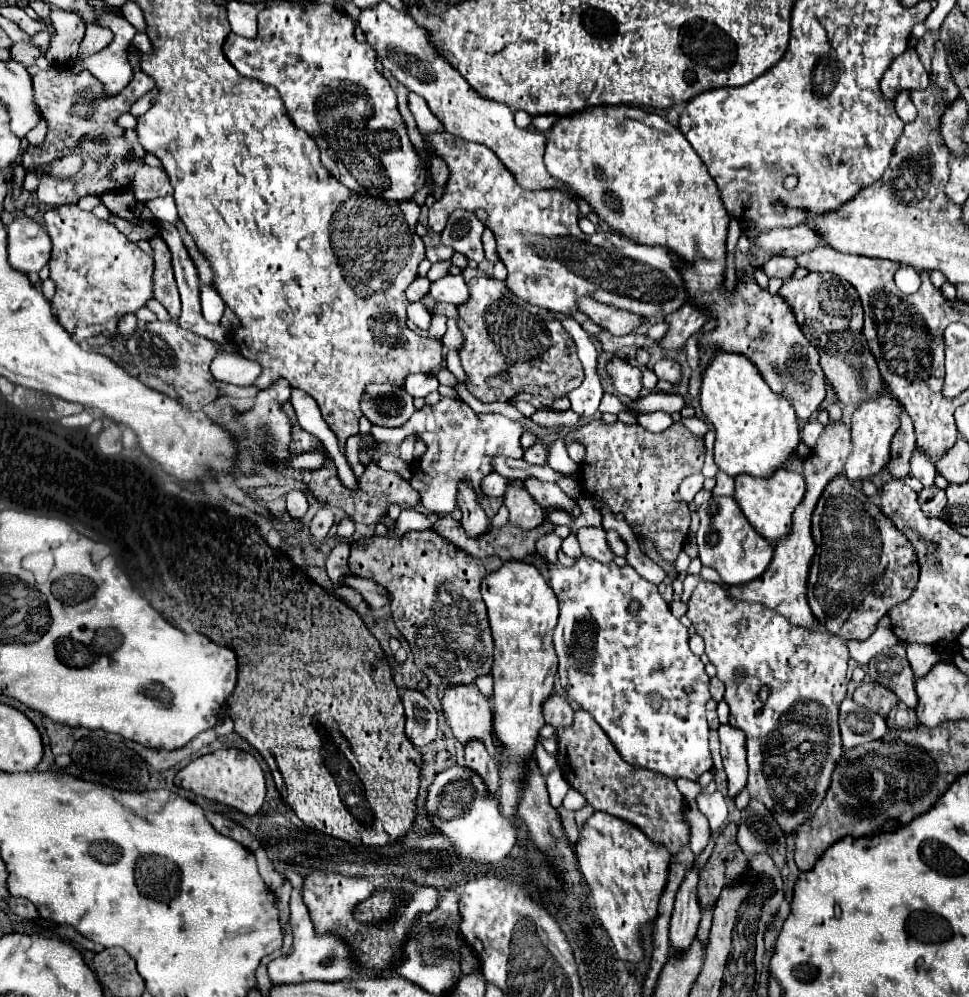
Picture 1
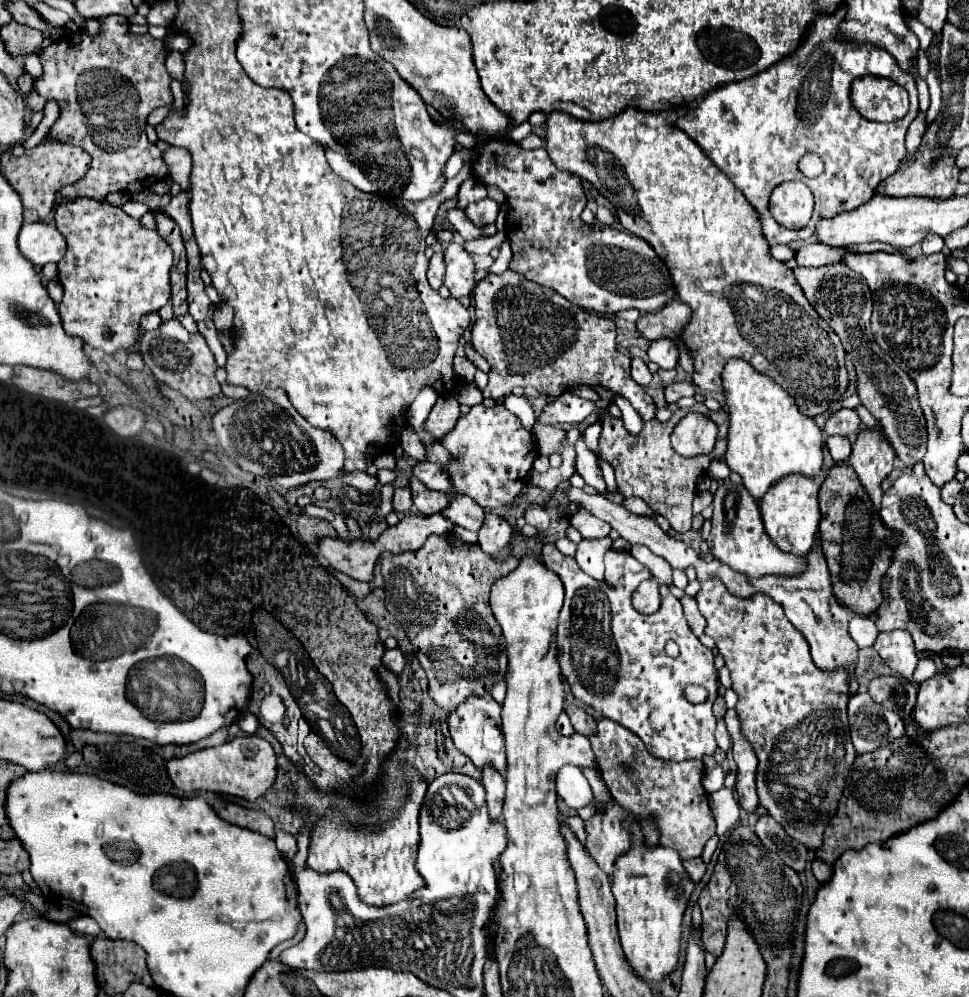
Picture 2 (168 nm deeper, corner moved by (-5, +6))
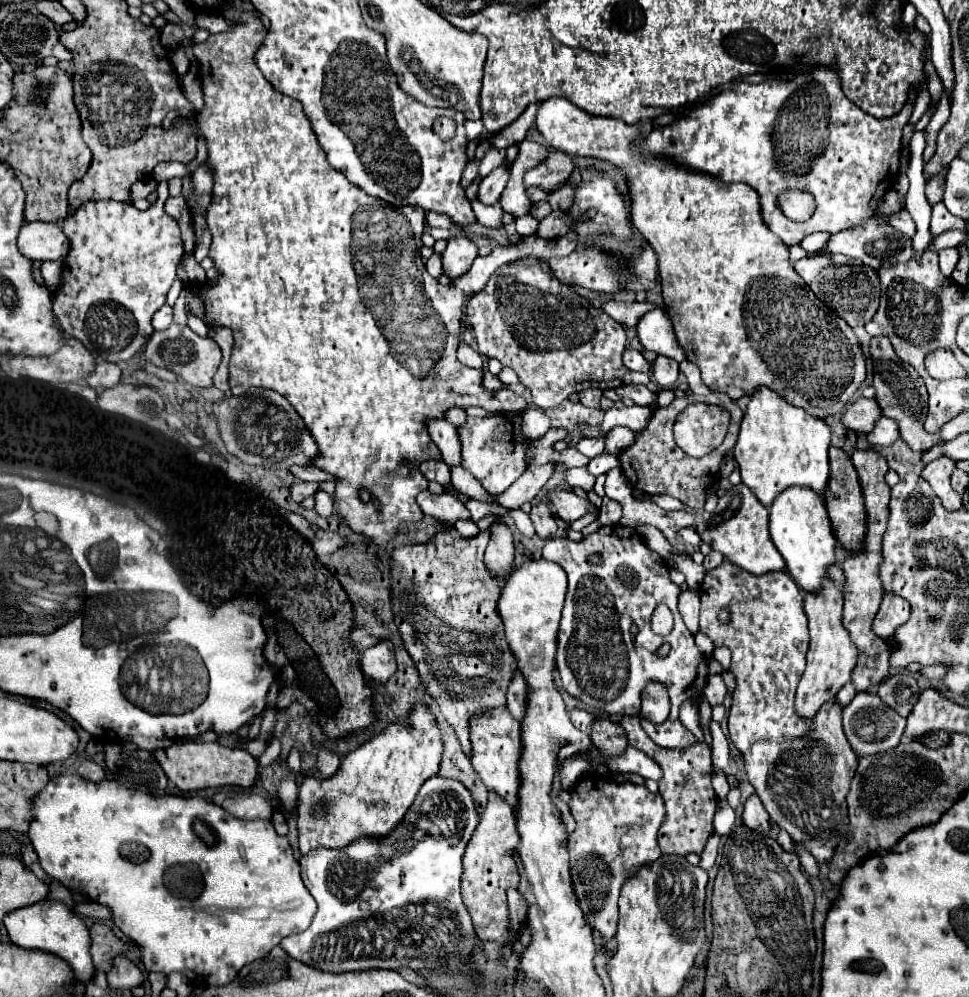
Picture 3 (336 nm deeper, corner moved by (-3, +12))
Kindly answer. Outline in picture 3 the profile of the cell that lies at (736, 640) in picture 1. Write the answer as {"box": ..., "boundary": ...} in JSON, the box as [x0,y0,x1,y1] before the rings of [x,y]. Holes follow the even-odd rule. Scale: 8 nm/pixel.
{"box":[699,559,857,863],"boundary":[[[725,559],[719,567],[705,573],[701,589],[699,625],[701,631],[713,641],[713,645],[725,645],[733,653],[729,671],[735,675],[737,685],[729,711],[729,737],[745,759],[749,783],[755,787],[771,819],[781,829],[785,829],[793,841],[801,843],[819,863],[829,863],[829,859],[833,859],[833,851],[849,833],[849,813],[845,797],[857,769],[857,755],[853,755],[853,749],[843,733],[843,709],[837,701],[825,703],[817,715],[817,721],[813,723],[805,723],[803,719],[799,719],[793,707],[795,689],[805,671],[805,653],[809,647],[803,591],[785,571],[753,575]],[[721,607],[727,607],[731,611],[729,625],[723,625],[717,619],[717,611]]]}

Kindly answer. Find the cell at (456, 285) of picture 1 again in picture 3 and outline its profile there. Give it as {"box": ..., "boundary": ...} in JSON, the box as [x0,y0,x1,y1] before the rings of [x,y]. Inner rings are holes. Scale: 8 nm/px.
{"box":[441,237,477,279],"boundary":[[[451,237],[441,257],[443,257],[443,271],[451,279],[455,279],[469,271],[473,259],[477,257],[477,245],[467,237]]]}

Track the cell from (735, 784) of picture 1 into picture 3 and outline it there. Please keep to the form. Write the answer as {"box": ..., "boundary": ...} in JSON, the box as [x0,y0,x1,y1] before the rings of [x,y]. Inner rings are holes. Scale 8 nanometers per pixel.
{"box":[743,795,771,831],"boundary":[[[751,795],[745,803],[745,809],[743,809],[743,823],[749,827],[749,829],[755,829],[755,831],[769,831],[769,825],[771,825],[771,819],[769,819],[769,813],[765,811],[761,799],[757,795]]]}

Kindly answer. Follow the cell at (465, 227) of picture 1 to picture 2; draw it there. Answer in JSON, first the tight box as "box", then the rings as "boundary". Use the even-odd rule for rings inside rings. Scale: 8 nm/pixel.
{"box":[465,197,499,227],"boundary":[[[489,197],[465,207],[465,215],[475,227],[491,225],[497,219],[497,213],[499,213],[499,205]]]}

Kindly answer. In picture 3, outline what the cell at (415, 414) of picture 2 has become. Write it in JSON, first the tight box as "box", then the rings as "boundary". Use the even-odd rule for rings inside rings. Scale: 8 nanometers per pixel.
{"box":[429,421,461,467],"boundary":[[[431,421],[429,423],[429,435],[435,441],[435,445],[439,447],[443,461],[449,467],[457,467],[461,465],[461,443],[457,439],[457,427],[451,423],[443,423],[443,421]]]}

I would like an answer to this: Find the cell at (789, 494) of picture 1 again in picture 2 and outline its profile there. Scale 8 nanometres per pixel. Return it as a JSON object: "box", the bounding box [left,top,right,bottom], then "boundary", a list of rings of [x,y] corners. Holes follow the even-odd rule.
{"box":[759,473,821,555],"boundary":[[[795,473],[779,481],[775,489],[767,489],[767,497],[759,501],[761,517],[767,535],[773,539],[773,543],[779,549],[789,551],[793,555],[807,555],[807,551],[813,545],[813,535],[817,533],[817,525],[821,519],[817,495],[819,495],[819,487],[815,485],[815,481],[811,477],[799,477]]]}

